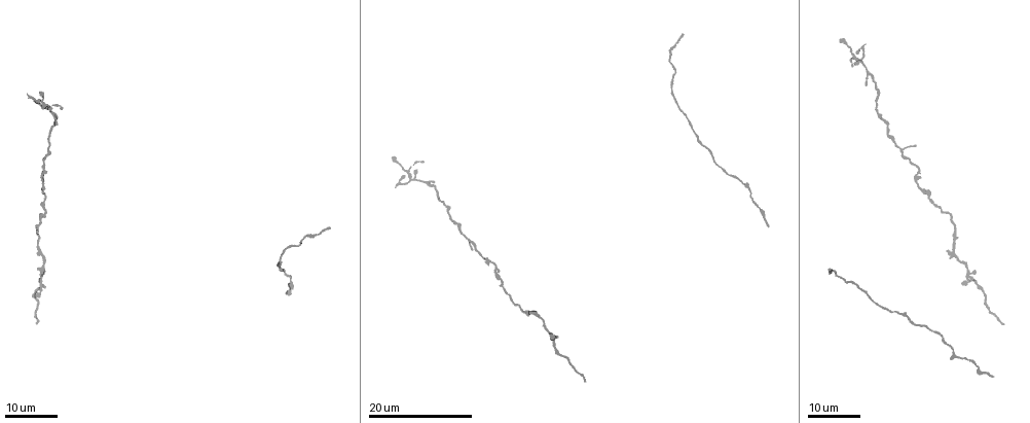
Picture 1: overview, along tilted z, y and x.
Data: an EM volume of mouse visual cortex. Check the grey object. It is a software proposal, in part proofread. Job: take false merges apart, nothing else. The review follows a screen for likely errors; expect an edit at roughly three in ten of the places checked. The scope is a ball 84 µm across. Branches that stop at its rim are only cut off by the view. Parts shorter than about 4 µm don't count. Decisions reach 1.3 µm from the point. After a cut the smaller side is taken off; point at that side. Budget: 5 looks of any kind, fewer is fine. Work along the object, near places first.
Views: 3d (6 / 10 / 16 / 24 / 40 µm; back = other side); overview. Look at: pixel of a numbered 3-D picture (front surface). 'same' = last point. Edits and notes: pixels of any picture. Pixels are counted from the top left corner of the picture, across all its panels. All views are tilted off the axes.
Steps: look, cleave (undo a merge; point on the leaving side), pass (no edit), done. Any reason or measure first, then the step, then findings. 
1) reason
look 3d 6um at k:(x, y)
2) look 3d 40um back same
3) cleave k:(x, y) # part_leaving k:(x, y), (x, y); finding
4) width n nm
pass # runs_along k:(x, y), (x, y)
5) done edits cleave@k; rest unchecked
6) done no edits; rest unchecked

sudden change in width
look 3d 24um at 1:(445, 204)

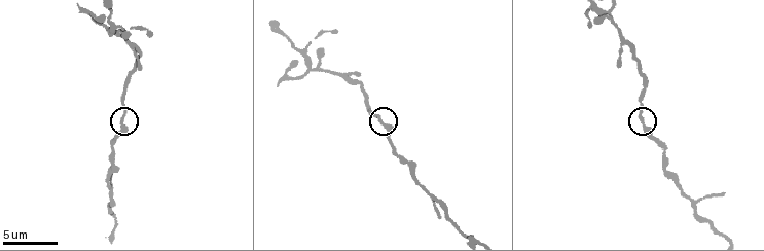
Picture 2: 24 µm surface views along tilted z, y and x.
zoom in
look 3d 6um at 2:(641, 121)

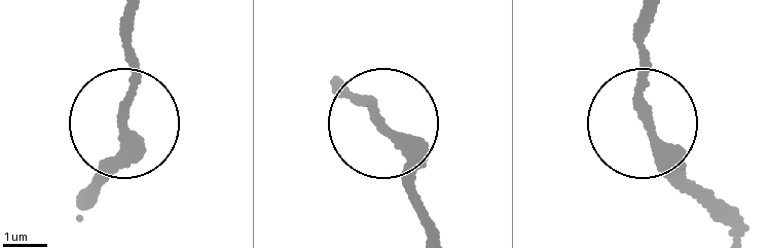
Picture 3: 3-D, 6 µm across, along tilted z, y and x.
width 260 nm
pass # runs_along 3:(93, 203), (124, 121), (132, 12); continuous, no second neuron

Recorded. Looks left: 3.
three arms meet
look 3d 6um at 2:(111, 192)

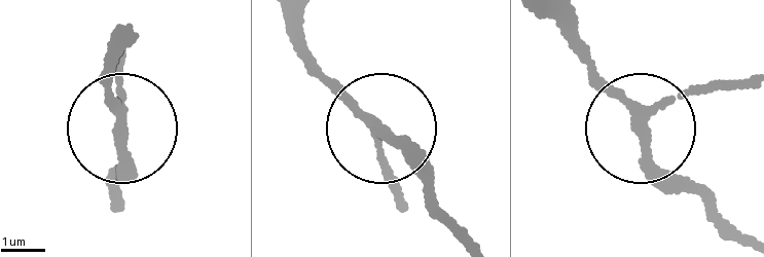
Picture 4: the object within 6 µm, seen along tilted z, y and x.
arms 3
pass # continuous, no second neuron

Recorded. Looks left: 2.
thick turns thin
look 3d 10um at 2:(638, 58)

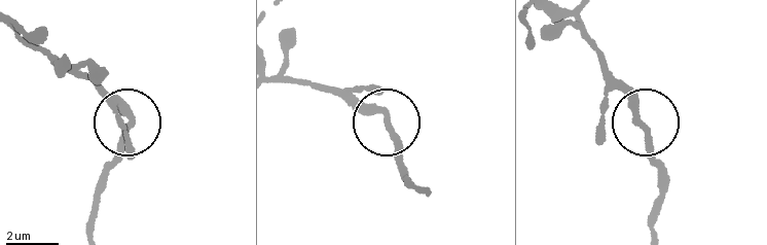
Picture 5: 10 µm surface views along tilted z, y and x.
width 250 nm
pass # runs_along 5:(651, 235), (660, 185), (651, 133), (598, 55); one neuron here

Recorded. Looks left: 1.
done no edits; rest unchecked

